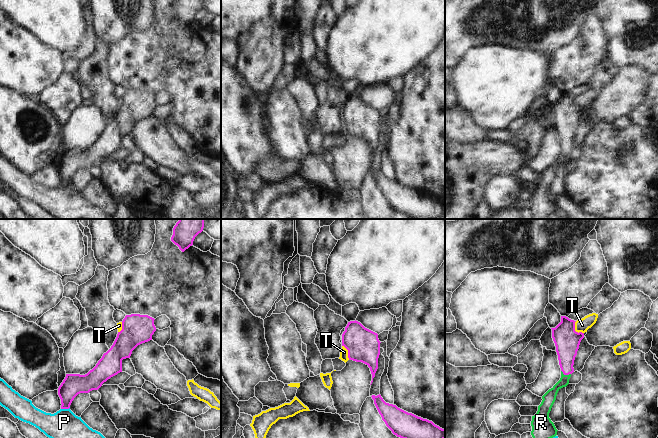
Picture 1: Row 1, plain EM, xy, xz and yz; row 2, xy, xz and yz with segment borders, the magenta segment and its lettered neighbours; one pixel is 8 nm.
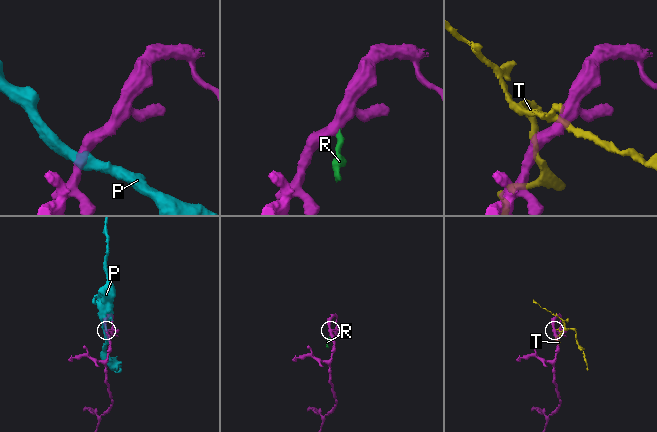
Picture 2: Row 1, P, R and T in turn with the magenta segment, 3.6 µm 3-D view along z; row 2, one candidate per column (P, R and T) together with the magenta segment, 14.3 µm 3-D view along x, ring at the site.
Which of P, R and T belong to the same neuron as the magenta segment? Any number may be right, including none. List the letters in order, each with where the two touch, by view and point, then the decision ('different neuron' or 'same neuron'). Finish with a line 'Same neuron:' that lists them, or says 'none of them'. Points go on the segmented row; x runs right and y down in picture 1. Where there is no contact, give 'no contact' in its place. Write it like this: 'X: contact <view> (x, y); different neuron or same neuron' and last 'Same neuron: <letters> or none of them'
P: contact xy (65, 408); different neuron
R: contact yz (565, 374); same neuron
T: contact yz (574, 330); different neuron
Same neuron: R

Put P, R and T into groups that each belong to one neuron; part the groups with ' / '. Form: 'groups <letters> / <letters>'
groups P / R / T

